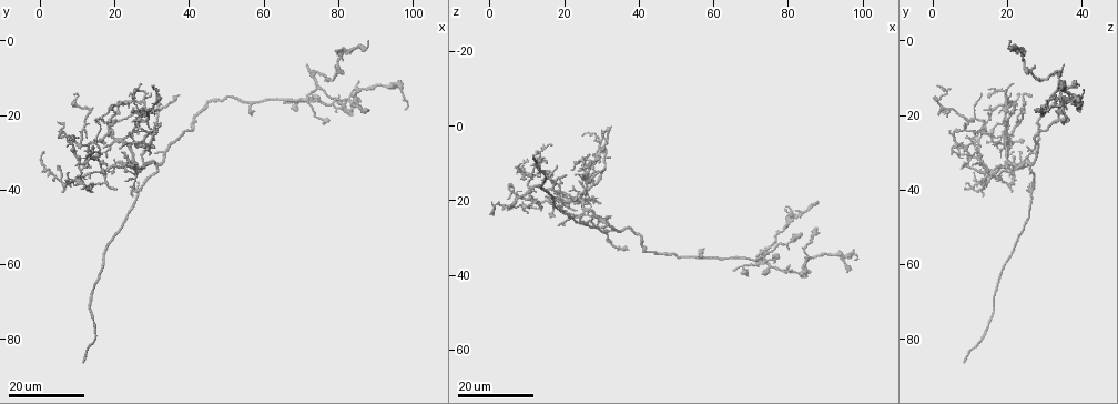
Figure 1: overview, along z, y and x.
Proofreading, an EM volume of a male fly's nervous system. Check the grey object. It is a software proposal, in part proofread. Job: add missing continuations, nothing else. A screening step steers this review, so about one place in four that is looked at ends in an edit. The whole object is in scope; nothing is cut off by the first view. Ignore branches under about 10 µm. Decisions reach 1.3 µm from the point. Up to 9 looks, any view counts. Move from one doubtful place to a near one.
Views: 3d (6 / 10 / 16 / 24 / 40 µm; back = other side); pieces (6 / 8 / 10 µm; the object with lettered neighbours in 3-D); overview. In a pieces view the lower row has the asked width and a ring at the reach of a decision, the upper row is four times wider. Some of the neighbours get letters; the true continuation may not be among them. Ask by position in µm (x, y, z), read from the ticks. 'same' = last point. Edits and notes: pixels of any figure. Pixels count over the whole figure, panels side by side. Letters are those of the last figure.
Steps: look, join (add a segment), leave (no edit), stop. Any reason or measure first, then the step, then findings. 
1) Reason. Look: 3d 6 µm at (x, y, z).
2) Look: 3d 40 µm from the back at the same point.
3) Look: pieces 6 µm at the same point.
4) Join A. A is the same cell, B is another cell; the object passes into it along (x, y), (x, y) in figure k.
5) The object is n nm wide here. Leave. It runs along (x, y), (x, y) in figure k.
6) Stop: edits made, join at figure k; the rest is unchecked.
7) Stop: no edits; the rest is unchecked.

Look: 3d 24 µm at (11.0, 86.0, 8.5).

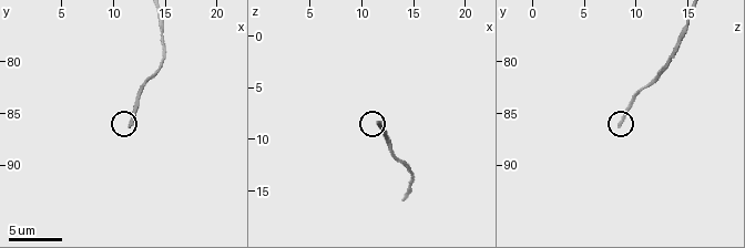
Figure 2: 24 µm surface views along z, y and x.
Look: pieces 8 µm at (11.6, 86.2, 8.4).

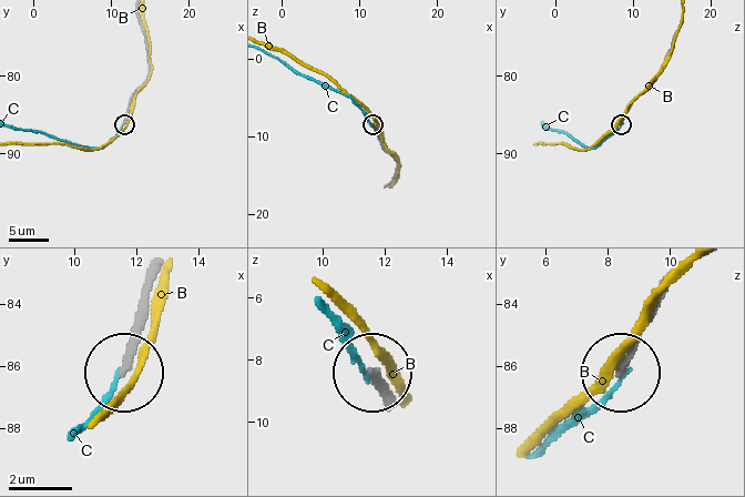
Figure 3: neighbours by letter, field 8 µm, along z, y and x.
Leave. B and C are other cells; it runs along (148, 280), (124, 372) in figure 3; none of them fits.

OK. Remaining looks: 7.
Branch stops here. Look: 3d 16 µm at (6.0, 41.0, 21.5).

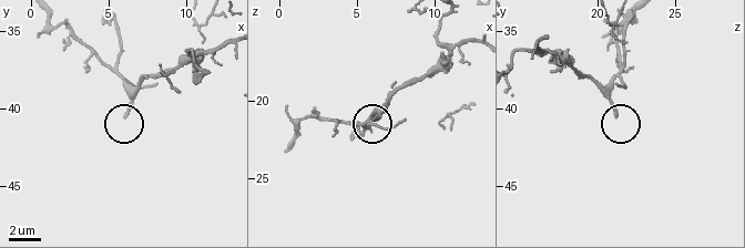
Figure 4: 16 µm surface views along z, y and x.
Look: pieces 6 µm at (6.2, 40.4, 21.2).

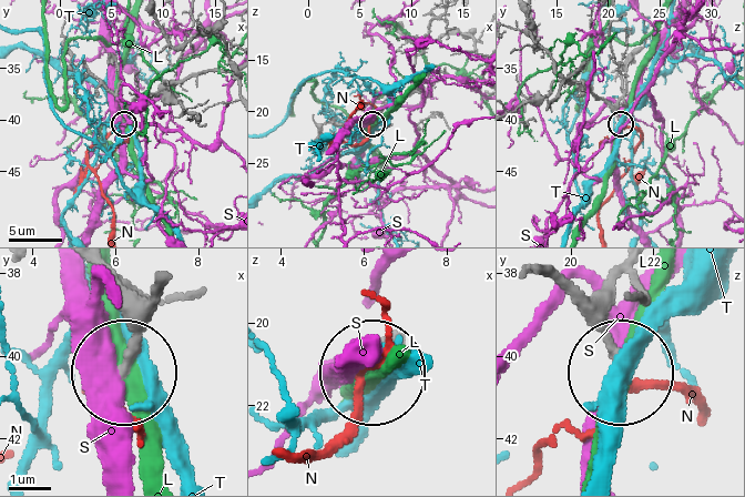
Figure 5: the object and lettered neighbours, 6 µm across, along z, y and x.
The object is 190 nm wide here. Join N. N is the same cell, L, S and T are other cells; it goes on there.

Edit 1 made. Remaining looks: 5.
Look: overview.

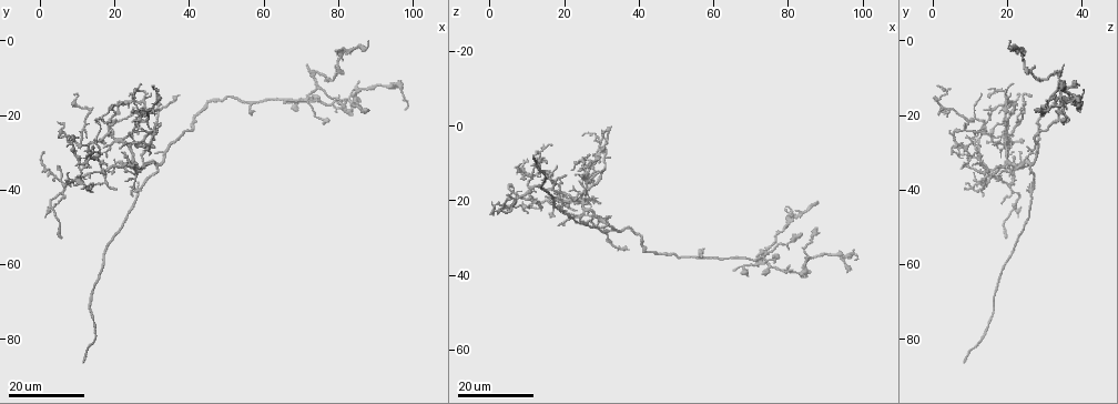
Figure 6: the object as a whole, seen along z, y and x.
Free end. Look: 3d 16 µm at (20.5, 40.0, 13.5).

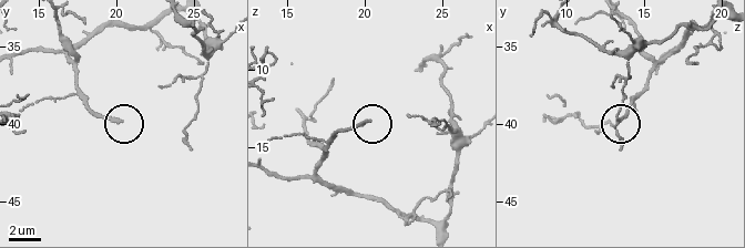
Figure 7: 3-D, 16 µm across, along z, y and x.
Look: pieces 8 µm at (20.2, 39.8, 13.2).

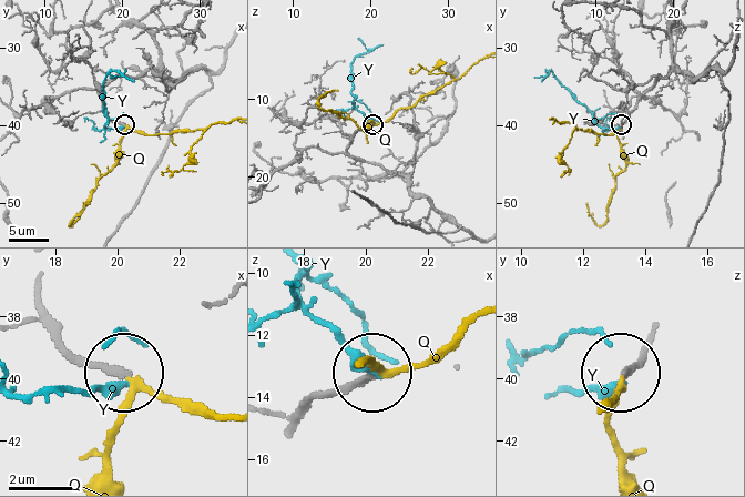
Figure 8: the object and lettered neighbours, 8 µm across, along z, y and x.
Join Q. Q is the same cell, Y is another cell; the object passes into it along (48, 324), (77, 355), (227, 416) in figure 8; it goes on there.

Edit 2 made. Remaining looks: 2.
Stop: edits made, join at figure 5, join at figure 8; the rest is unchecked.

